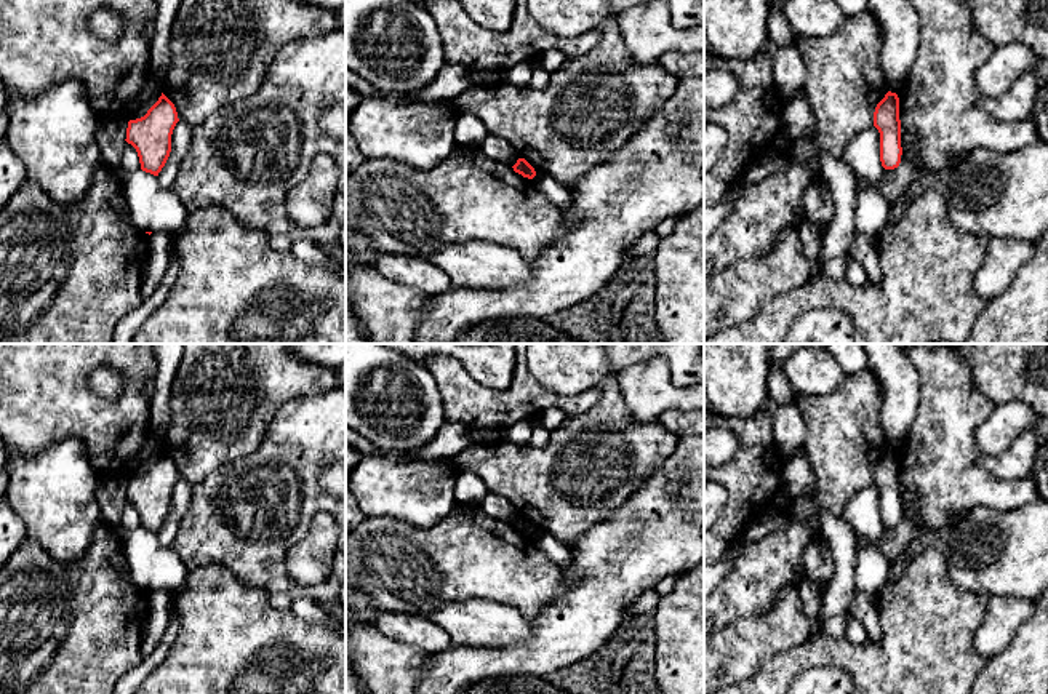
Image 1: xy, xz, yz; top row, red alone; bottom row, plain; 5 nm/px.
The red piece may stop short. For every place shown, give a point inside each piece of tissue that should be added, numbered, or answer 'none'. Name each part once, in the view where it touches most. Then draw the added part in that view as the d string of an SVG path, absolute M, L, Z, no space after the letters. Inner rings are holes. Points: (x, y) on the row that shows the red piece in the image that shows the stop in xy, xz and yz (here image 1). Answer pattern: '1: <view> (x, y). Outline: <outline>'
none

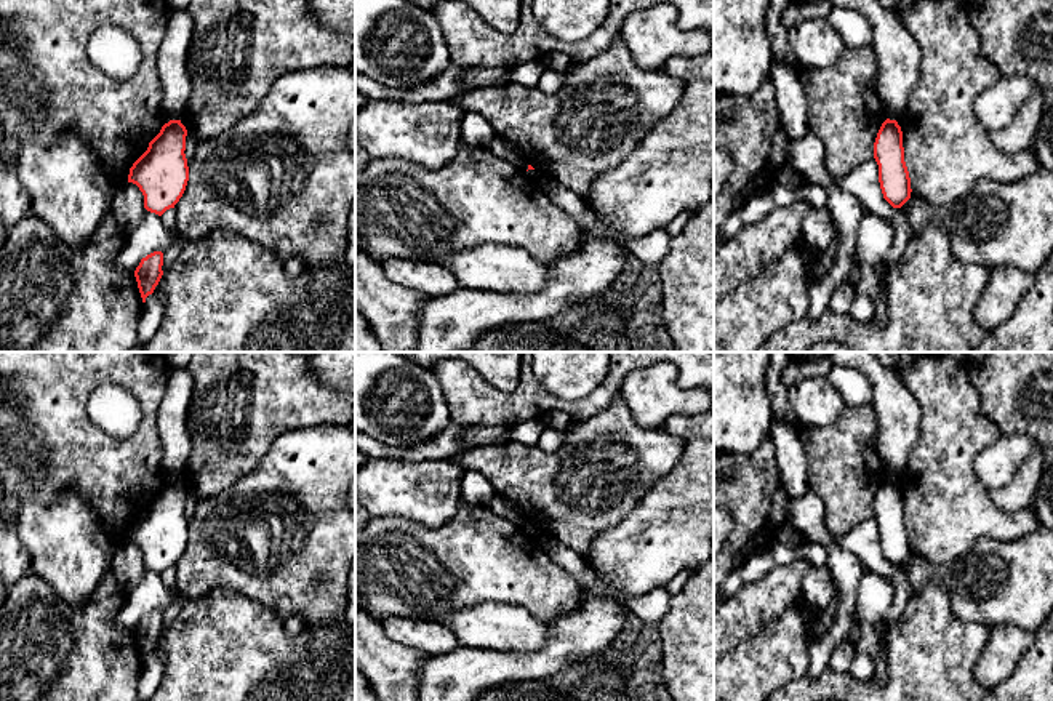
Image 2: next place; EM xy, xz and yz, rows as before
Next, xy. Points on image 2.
none

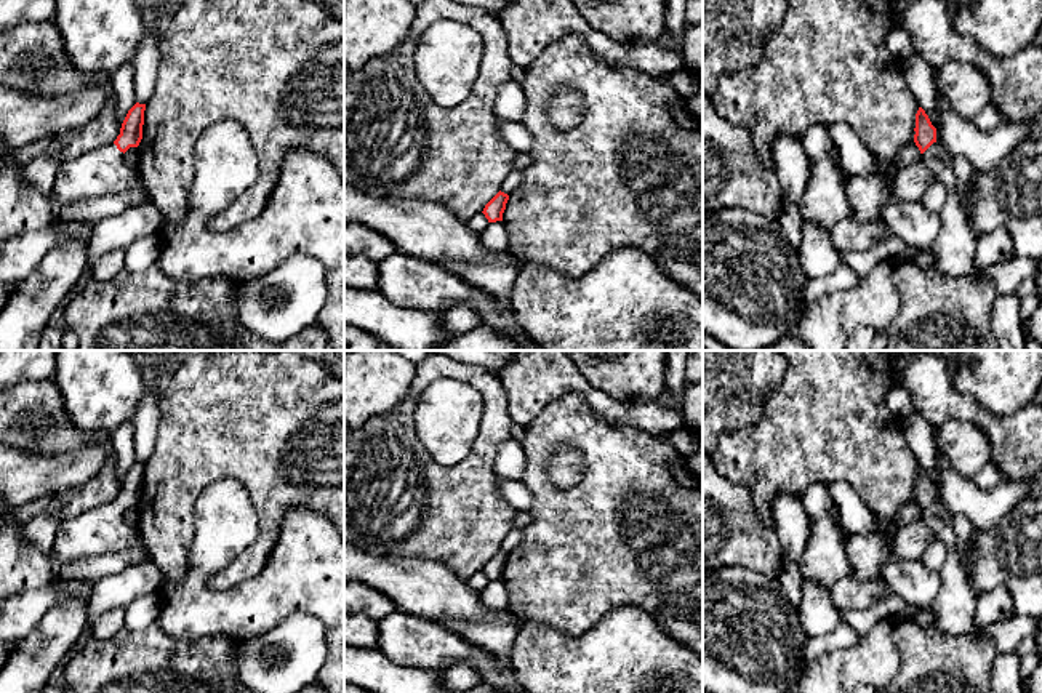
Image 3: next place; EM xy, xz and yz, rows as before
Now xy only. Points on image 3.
1: xy (101, 172). Outline: M114 142L62 162L50 197L54 216L48 227L59 229L64 224L88 222L62 219L59 211L77 200L122 194L139 181L138 168L125 163L123 152Z

